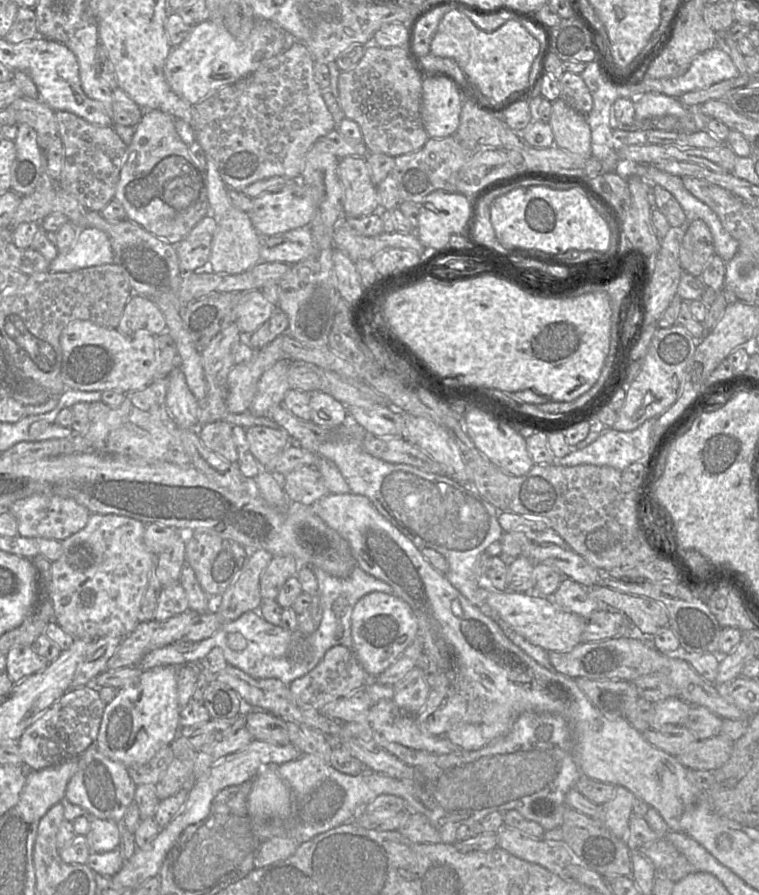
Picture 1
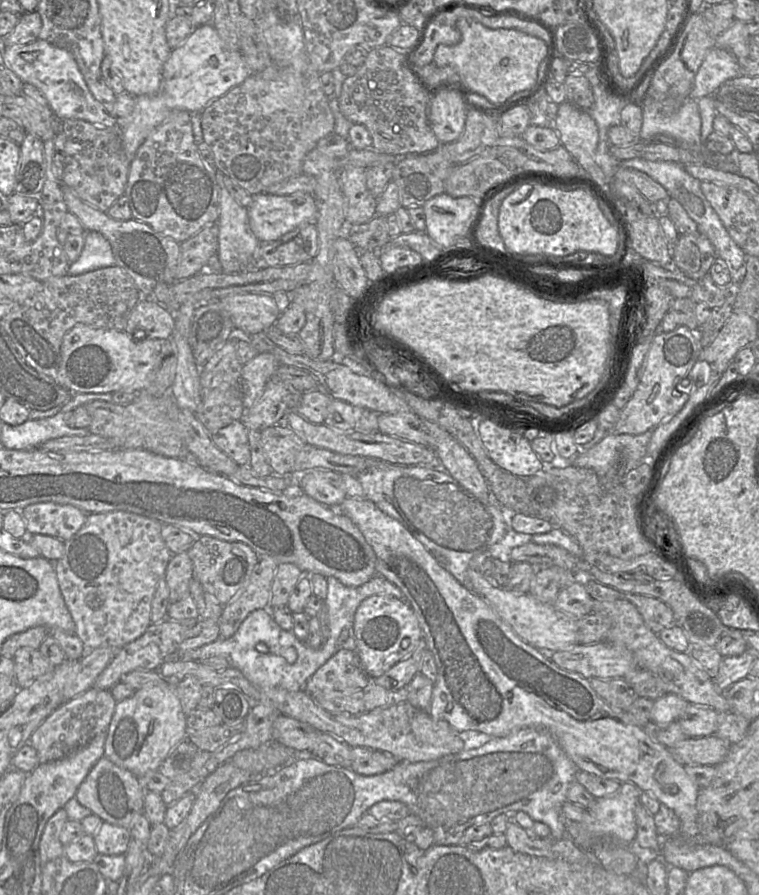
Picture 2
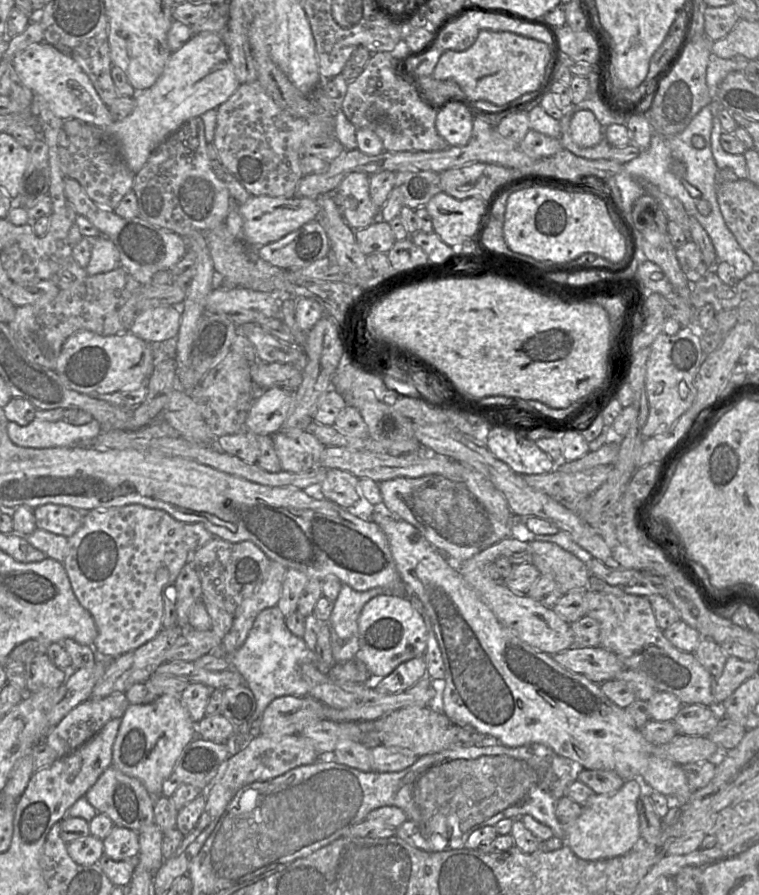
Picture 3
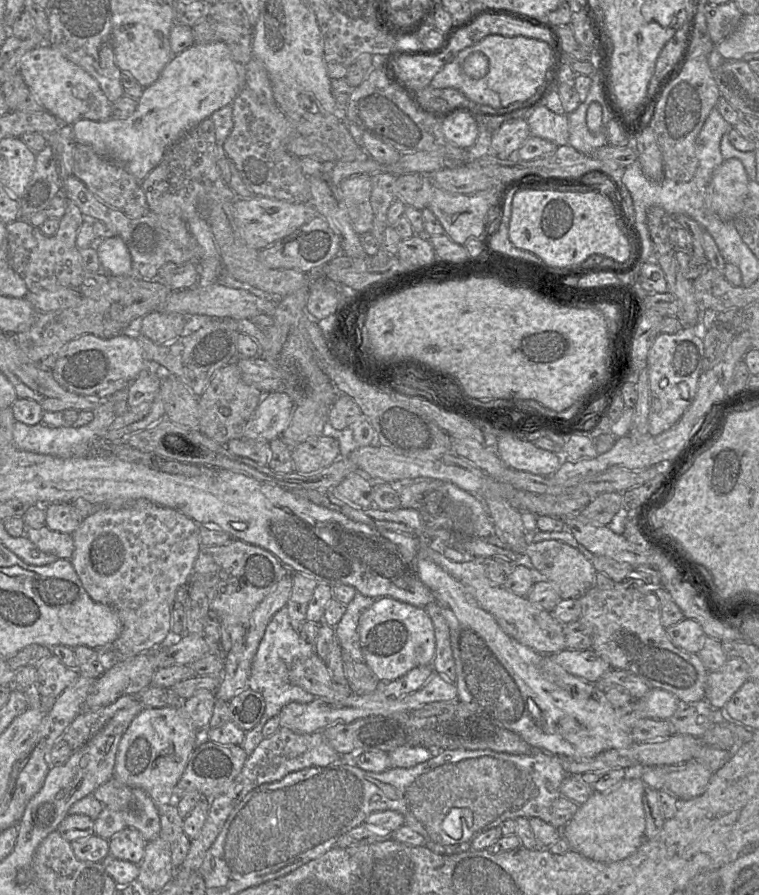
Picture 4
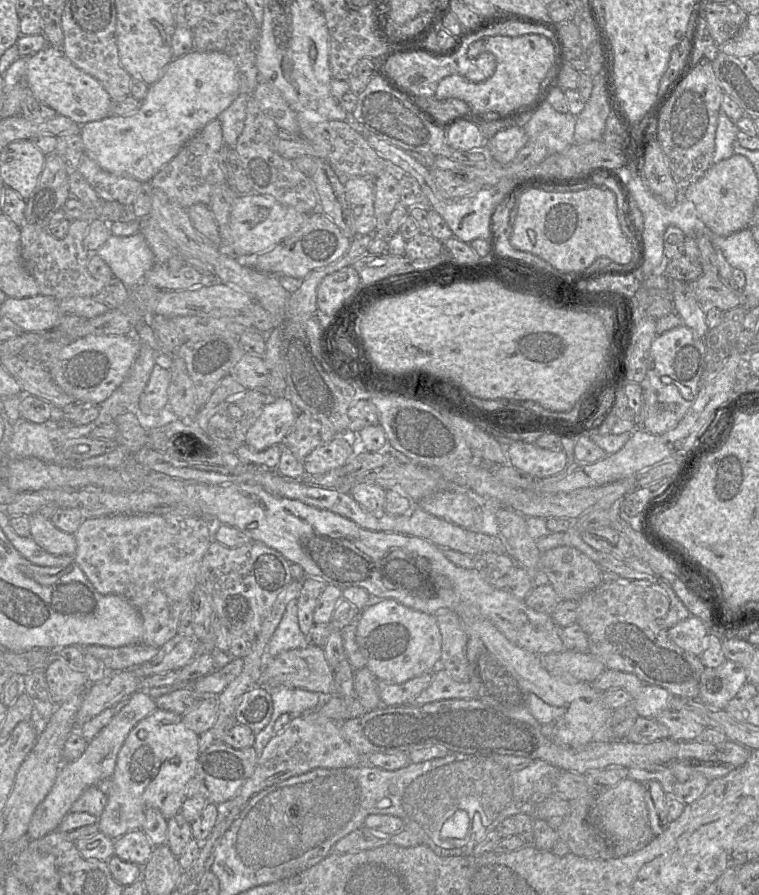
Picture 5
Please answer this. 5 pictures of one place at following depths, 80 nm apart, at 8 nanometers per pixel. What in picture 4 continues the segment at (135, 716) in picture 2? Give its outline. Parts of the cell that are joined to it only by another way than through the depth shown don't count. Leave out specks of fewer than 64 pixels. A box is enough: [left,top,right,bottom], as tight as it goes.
[113,707,196,806]

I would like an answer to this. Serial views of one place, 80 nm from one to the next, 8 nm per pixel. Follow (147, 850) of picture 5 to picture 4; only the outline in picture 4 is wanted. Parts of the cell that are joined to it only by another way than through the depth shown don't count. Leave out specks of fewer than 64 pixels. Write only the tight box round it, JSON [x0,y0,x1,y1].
[108,827,147,865]

